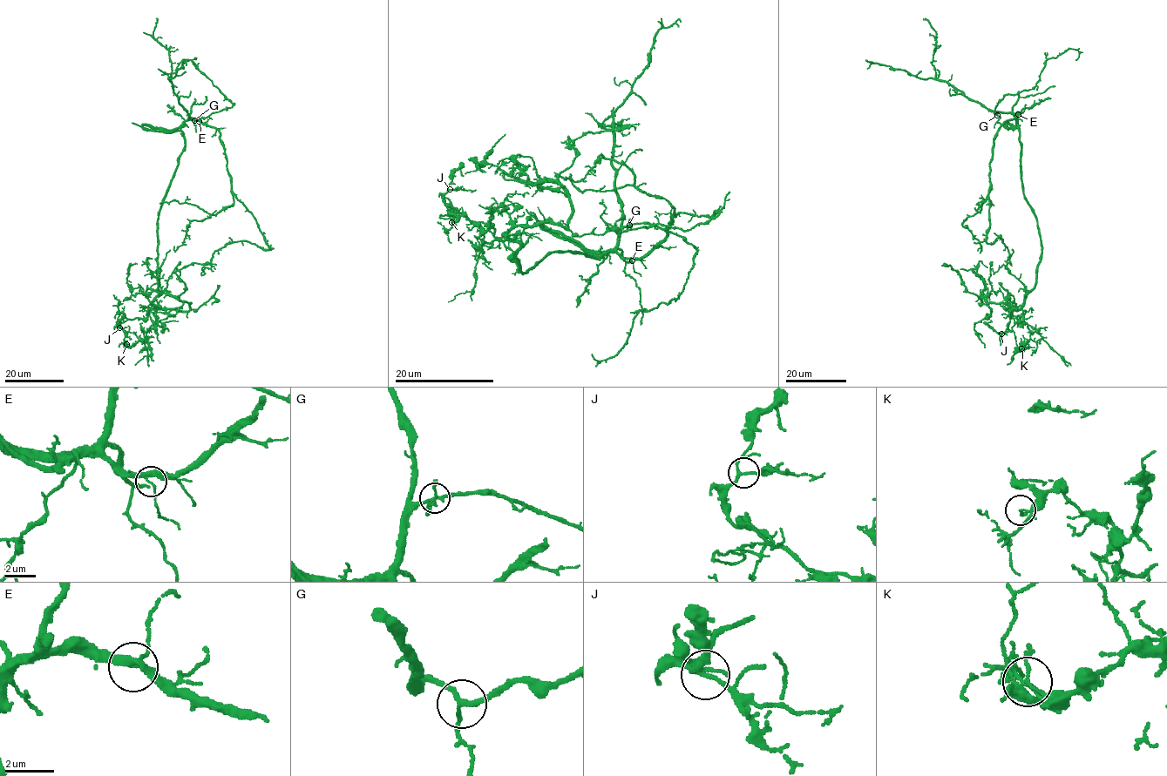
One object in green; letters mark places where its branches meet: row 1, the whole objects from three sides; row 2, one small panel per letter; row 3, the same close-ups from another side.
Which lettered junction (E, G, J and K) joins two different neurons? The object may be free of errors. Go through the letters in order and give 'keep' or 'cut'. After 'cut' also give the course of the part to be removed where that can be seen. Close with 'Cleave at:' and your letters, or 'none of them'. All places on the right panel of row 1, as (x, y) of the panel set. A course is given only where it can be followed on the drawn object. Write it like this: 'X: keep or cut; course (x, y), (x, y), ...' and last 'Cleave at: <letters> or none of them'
E: keep
G: keep
J: keep
K: cut; course (1021, 348), (1009, 324), (1008, 308)
Cleave at: K

